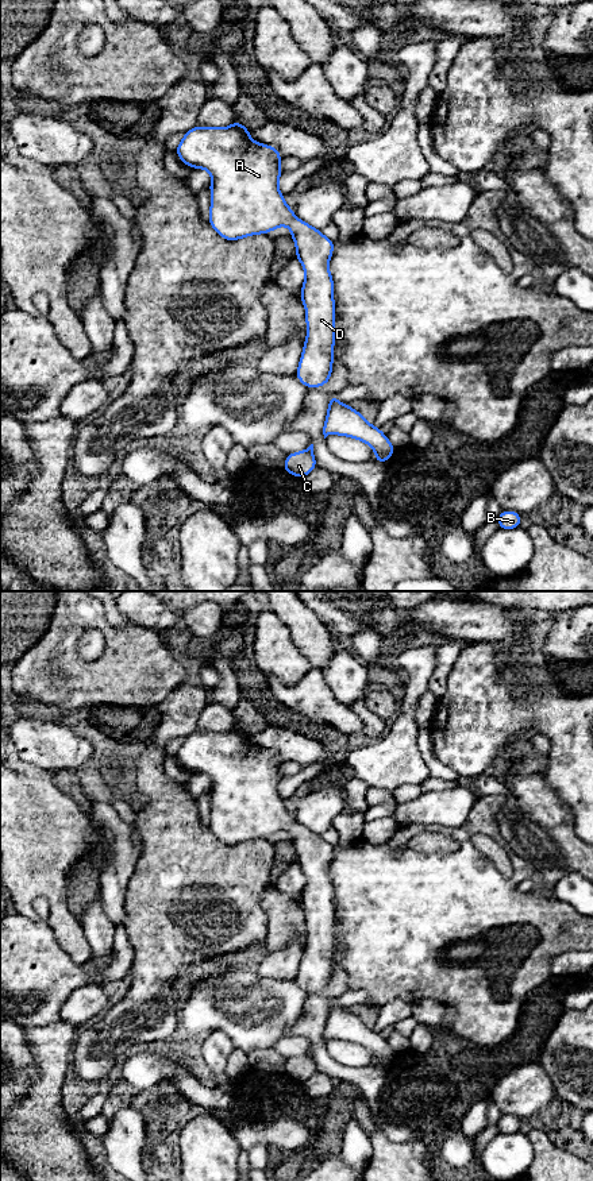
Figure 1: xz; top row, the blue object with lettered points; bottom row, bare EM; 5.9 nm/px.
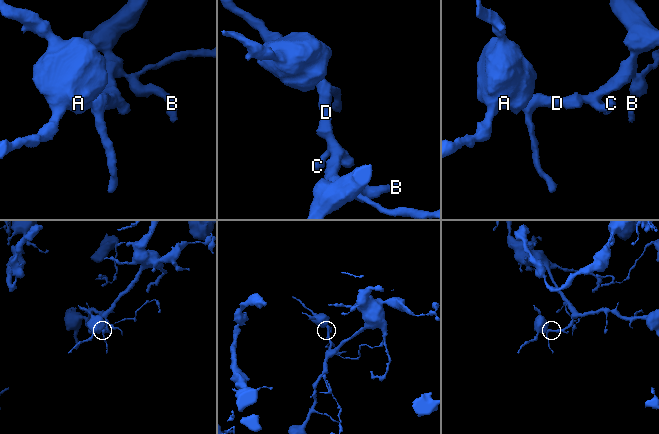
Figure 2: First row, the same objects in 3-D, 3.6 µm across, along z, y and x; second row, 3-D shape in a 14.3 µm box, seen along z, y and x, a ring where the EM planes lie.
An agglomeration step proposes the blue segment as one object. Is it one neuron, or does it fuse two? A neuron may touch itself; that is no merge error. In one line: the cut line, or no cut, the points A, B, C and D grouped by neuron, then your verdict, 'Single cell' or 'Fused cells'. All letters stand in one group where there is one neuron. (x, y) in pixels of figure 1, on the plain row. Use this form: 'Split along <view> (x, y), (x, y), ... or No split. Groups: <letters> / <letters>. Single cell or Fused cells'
No split. Groups: A B C D. Single cell

